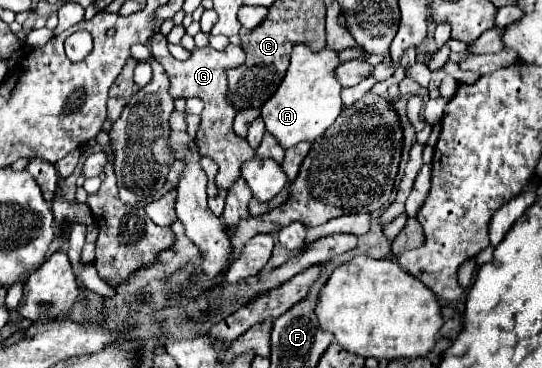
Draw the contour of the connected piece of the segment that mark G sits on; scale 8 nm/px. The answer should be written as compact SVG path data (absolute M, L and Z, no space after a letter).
M156 33L150 39L150 51L152 57L166 69L168 77L170 77L170 93L172 97L180 99L180 97L198 97L204 101L204 111L202 111L202 121L198 125L196 131L196 143L200 149L200 155L210 157L216 161L218 165L218 173L216 173L216 187L218 189L230 189L232 183L236 183L236 179L240 177L240 167L244 161L252 159L256 155L256 151L248 145L246 139L240 139L234 129L232 129L232 121L236 117L236 111L228 105L226 101L226 89L228 89L228 81L226 81L226 67L238 67L240 63L244 63L244 51L236 45L228 45L224 51L216 51L210 45L206 45L204 49L194 49L190 59L186 61L178 61L170 55L170 51L166 49L166 37Z

